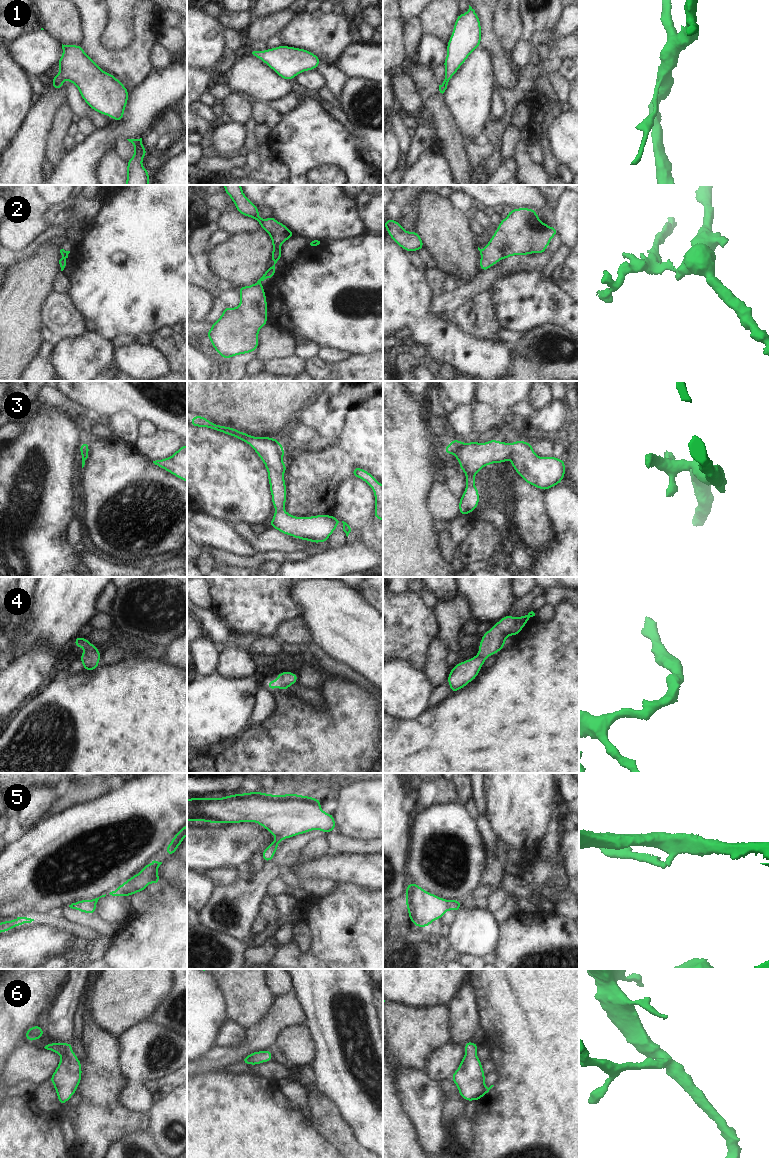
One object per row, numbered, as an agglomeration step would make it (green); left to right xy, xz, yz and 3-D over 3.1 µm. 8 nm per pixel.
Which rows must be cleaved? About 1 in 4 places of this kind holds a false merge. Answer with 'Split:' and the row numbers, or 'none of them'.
Split: 2

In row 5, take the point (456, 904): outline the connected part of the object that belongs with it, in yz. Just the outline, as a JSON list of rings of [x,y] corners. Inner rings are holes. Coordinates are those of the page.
[[[416,883],[406,885],[405,901],[410,921],[421,928],[442,919],[448,910],[458,912],[461,906],[461,900],[445,900],[427,892]]]

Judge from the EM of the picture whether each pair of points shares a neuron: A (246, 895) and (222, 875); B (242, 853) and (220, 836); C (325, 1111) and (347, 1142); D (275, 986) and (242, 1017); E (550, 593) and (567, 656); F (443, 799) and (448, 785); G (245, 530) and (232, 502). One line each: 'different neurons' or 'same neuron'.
A: different neurons
B: same neuron
C: same neuron
D: different neurons
E: different neurons
F: same neuron
G: different neurons

